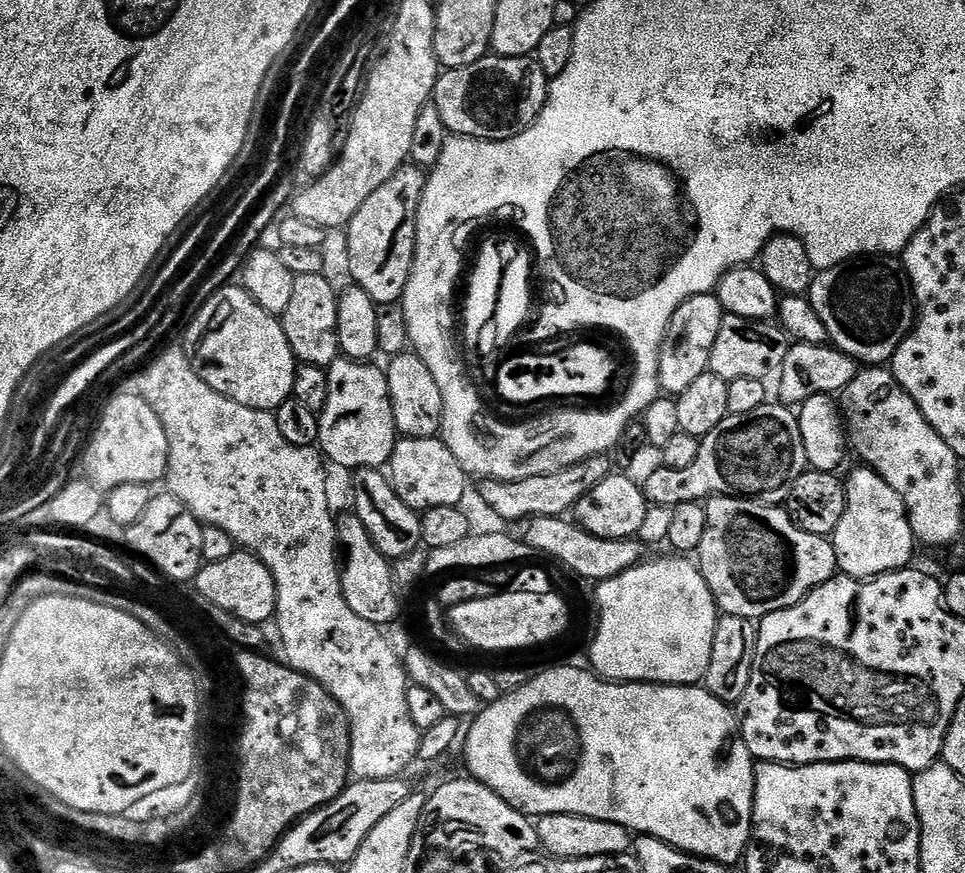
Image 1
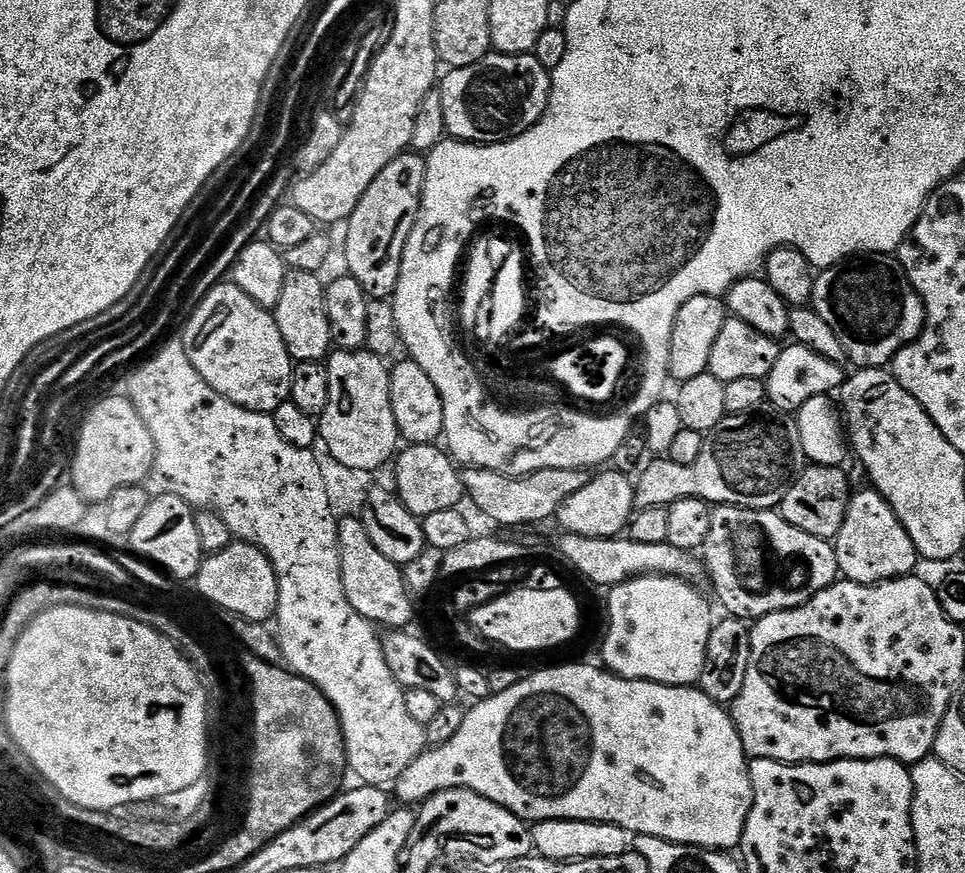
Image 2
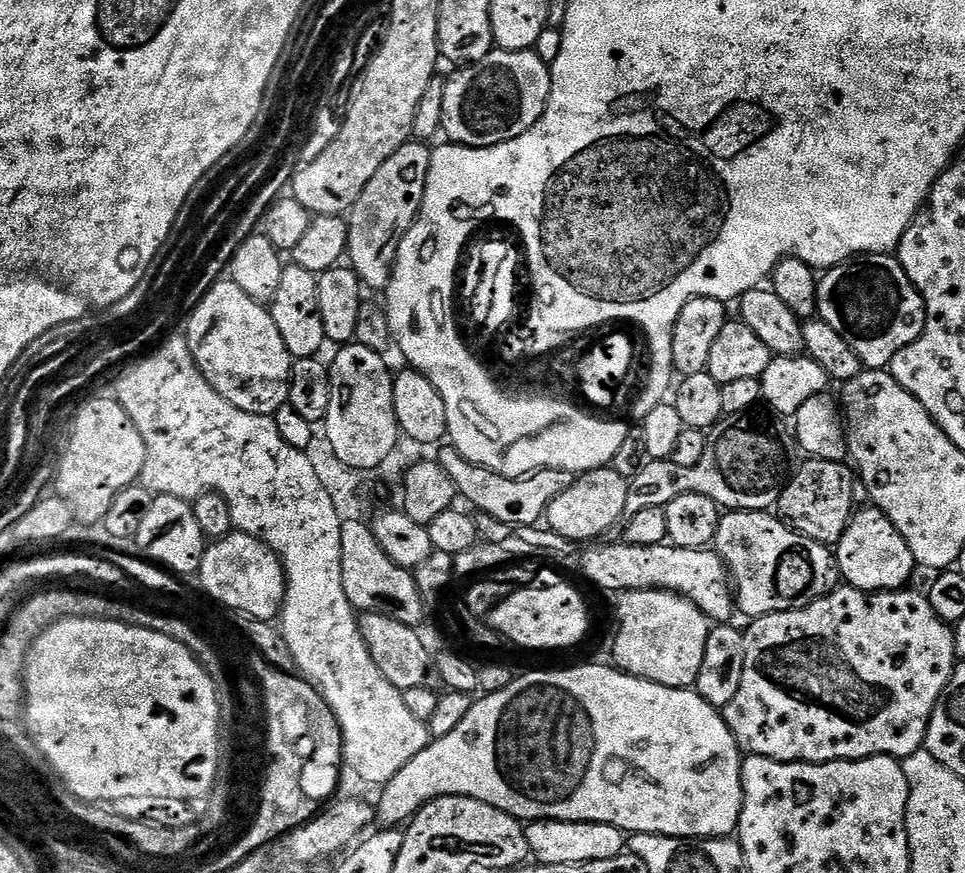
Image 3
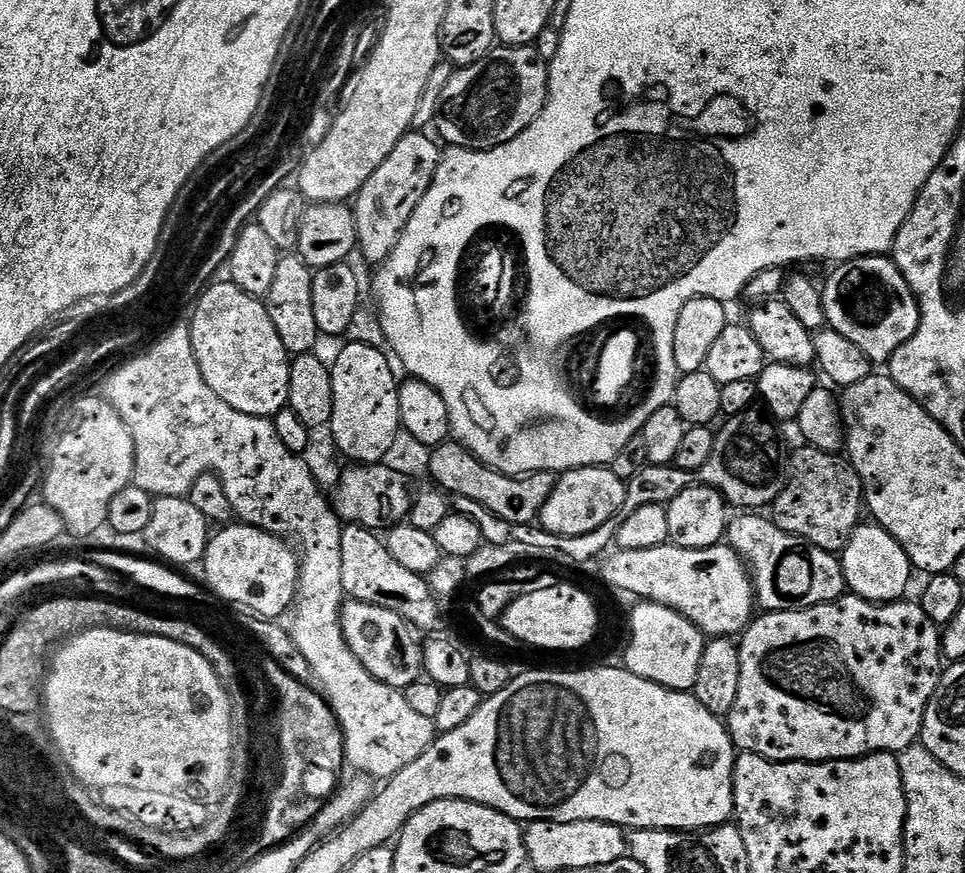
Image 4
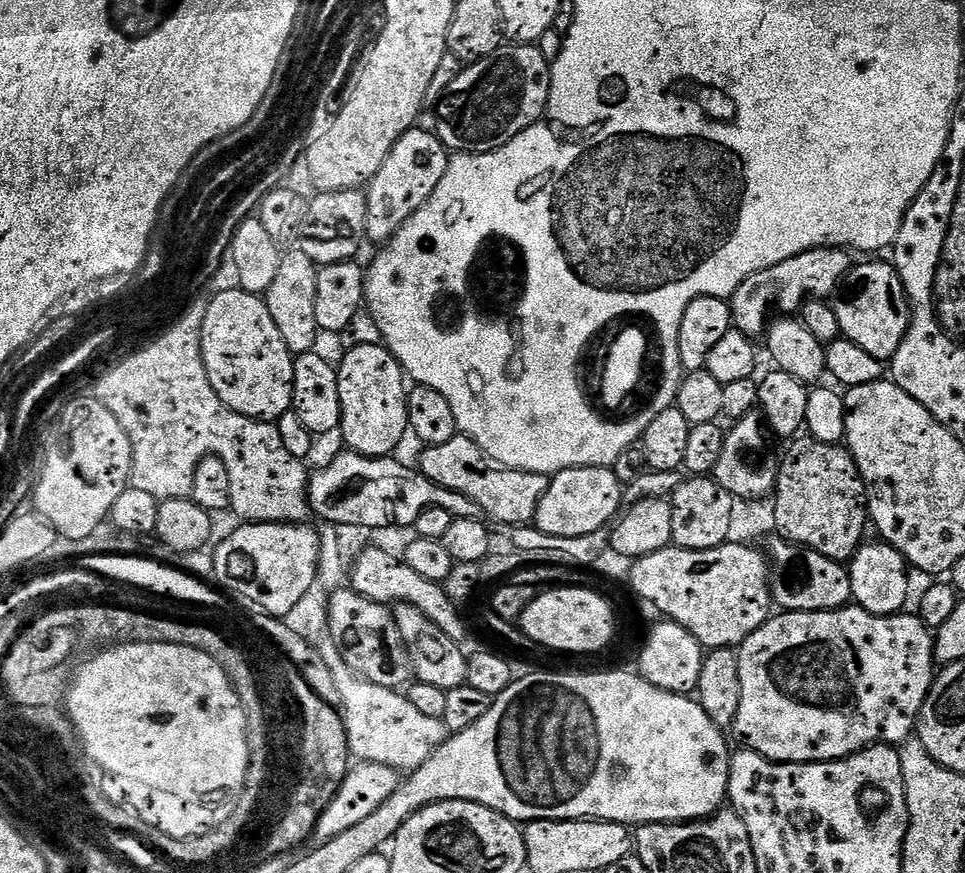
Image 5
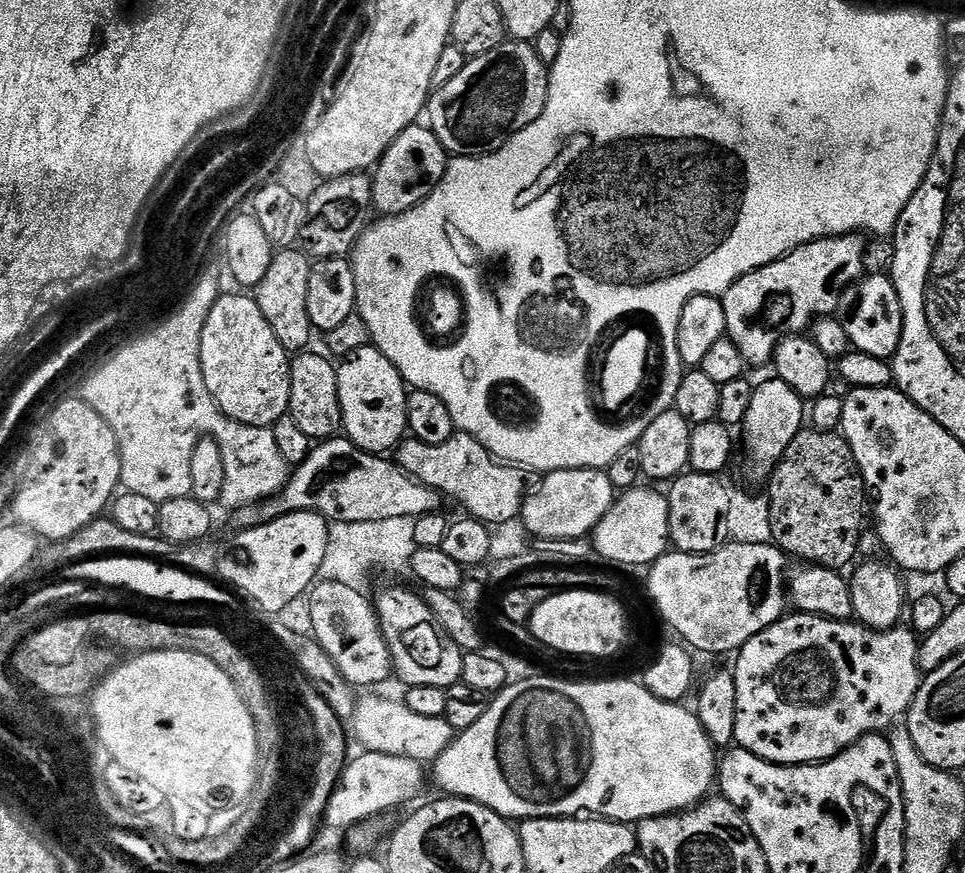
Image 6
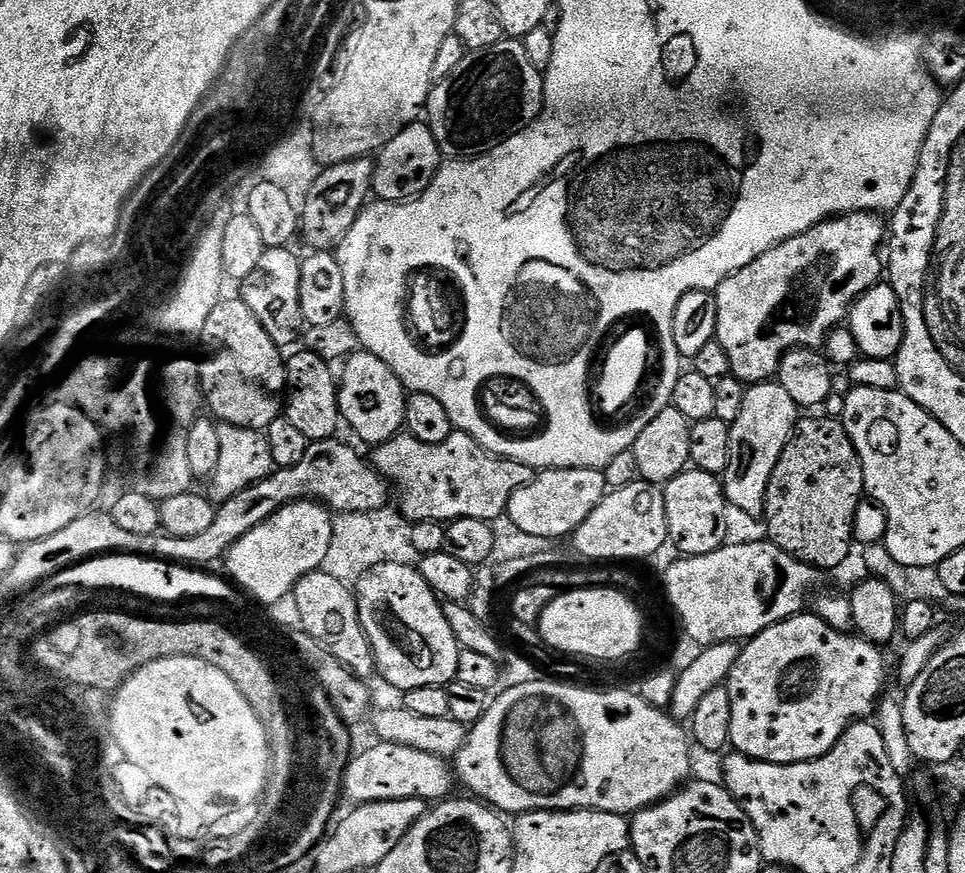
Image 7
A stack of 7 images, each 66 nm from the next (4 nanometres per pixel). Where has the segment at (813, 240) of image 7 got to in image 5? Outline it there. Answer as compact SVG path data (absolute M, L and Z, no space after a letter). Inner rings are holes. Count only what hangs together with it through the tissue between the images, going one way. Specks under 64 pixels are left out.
M811 248L809 252L798 254L778 266L770 266L746 278L746 282L742 282L742 286L738 286L738 290L730 298L734 327L748 337L763 337L769 323L768 307L771 304L781 308L784 311L781 313L796 314L809 298L831 297L848 273L848 256L849 253L842 248Z

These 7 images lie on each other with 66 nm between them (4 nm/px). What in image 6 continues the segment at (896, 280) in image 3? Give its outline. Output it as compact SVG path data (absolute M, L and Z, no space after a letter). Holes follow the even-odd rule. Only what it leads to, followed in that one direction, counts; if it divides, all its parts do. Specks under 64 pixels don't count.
M861 275L859 280L844 289L840 295L838 319L844 325L849 345L855 351L874 354L874 358L891 361L902 338L902 326L904 325L902 302L898 298L898 290L892 285L891 275L868 275Z

